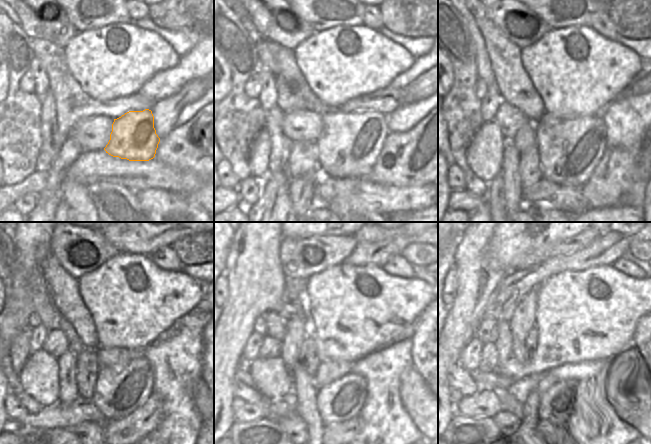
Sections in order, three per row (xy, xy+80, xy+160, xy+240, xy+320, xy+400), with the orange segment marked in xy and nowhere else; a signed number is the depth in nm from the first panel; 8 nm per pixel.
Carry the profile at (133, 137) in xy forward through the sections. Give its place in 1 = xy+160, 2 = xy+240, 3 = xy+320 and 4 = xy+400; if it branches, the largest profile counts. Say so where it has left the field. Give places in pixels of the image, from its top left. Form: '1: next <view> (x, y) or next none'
1: next xy+160 (570, 150)
2: next xy+240 (121, 388)
3: next xy+320 (341, 400)
4: next xy+400 (558, 409)

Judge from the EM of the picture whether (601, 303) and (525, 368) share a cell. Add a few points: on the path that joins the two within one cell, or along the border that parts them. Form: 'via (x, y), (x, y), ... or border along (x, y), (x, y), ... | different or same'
via (582, 321), (544, 359) | same

